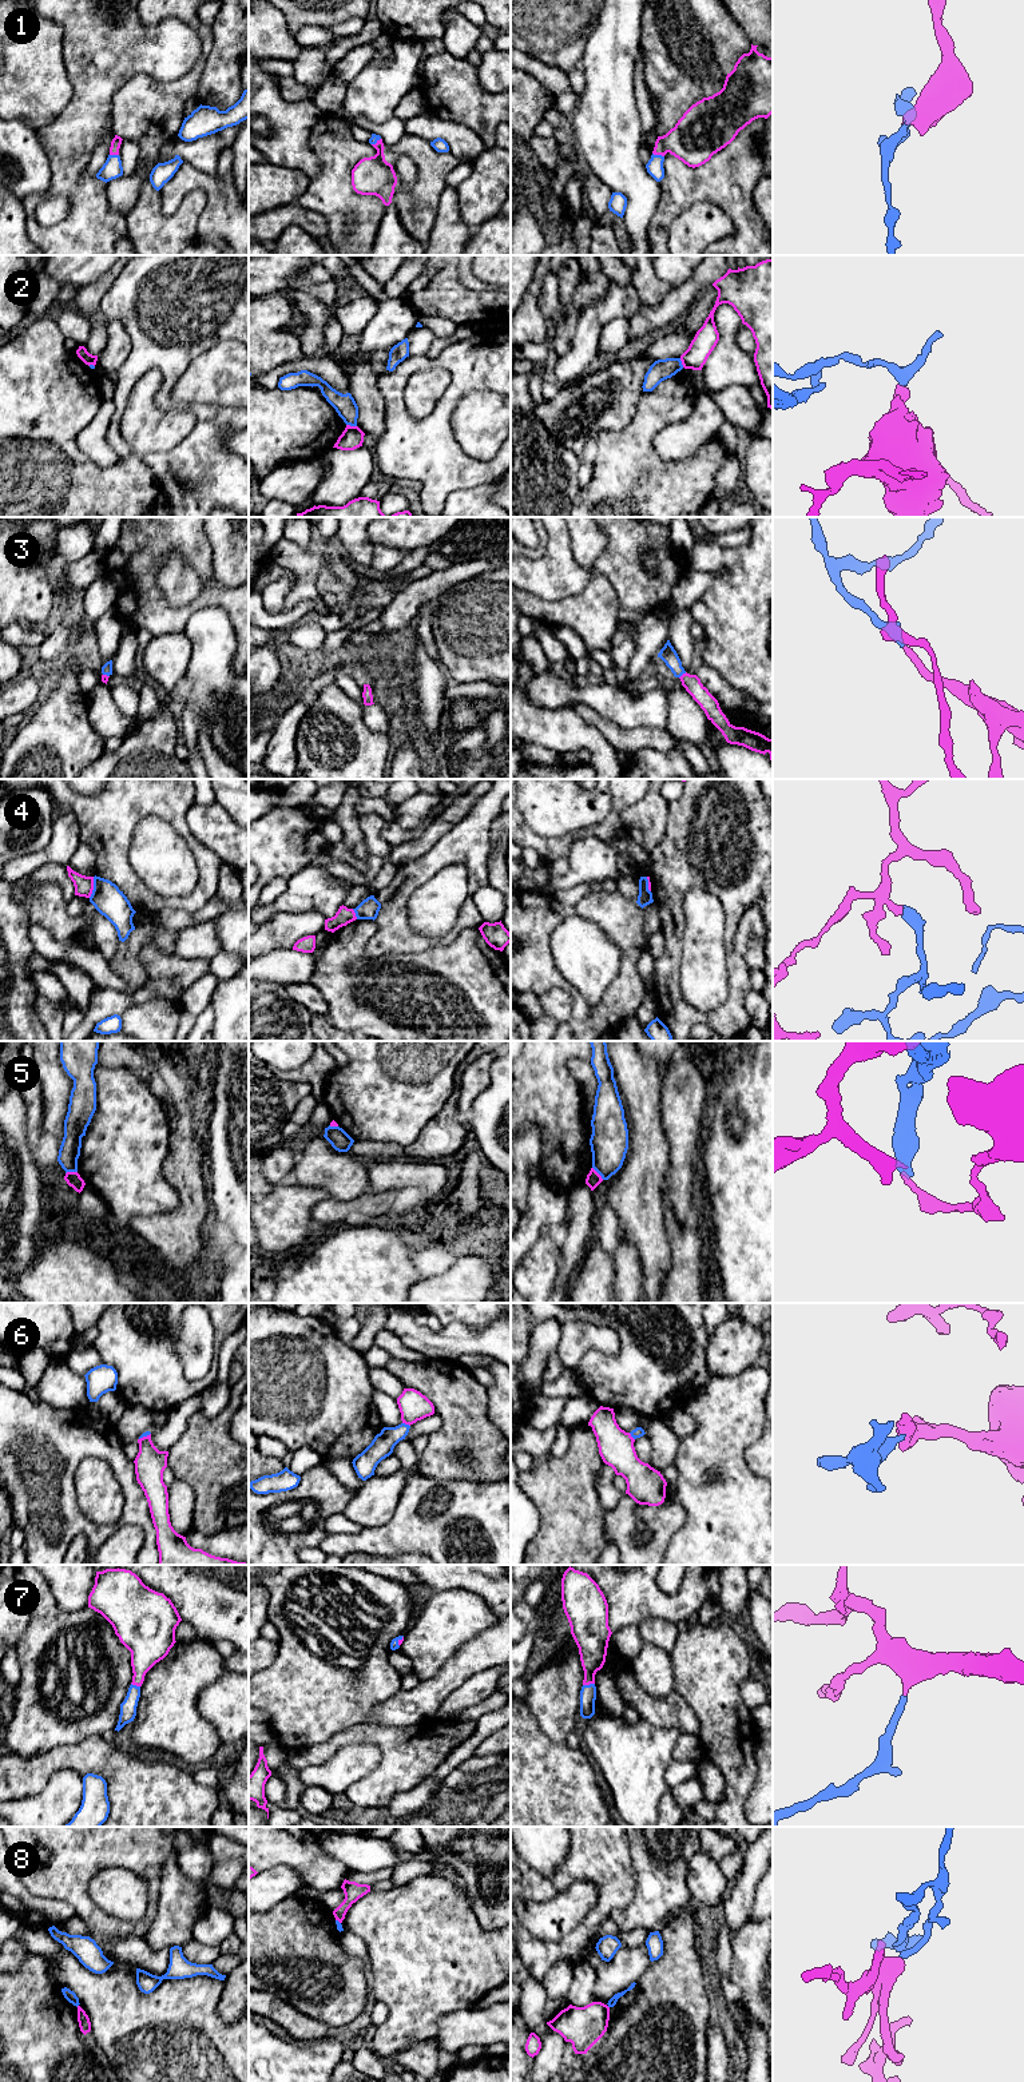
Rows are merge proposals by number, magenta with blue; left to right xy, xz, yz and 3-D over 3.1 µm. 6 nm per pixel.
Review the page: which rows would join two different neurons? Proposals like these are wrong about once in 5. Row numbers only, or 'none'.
2, 4, 5, 6, 8

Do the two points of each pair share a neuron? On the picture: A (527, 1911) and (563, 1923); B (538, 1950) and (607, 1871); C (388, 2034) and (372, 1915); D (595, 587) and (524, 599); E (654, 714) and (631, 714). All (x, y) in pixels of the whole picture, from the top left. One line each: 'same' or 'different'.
A: same
B: same
C: same
D: same
E: same

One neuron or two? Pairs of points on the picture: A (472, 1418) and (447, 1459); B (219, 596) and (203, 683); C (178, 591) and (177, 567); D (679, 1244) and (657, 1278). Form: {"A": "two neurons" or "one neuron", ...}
{"A": "one neuron", "B": "two neurons", "C": "one neuron", "D": "one neuron"}

